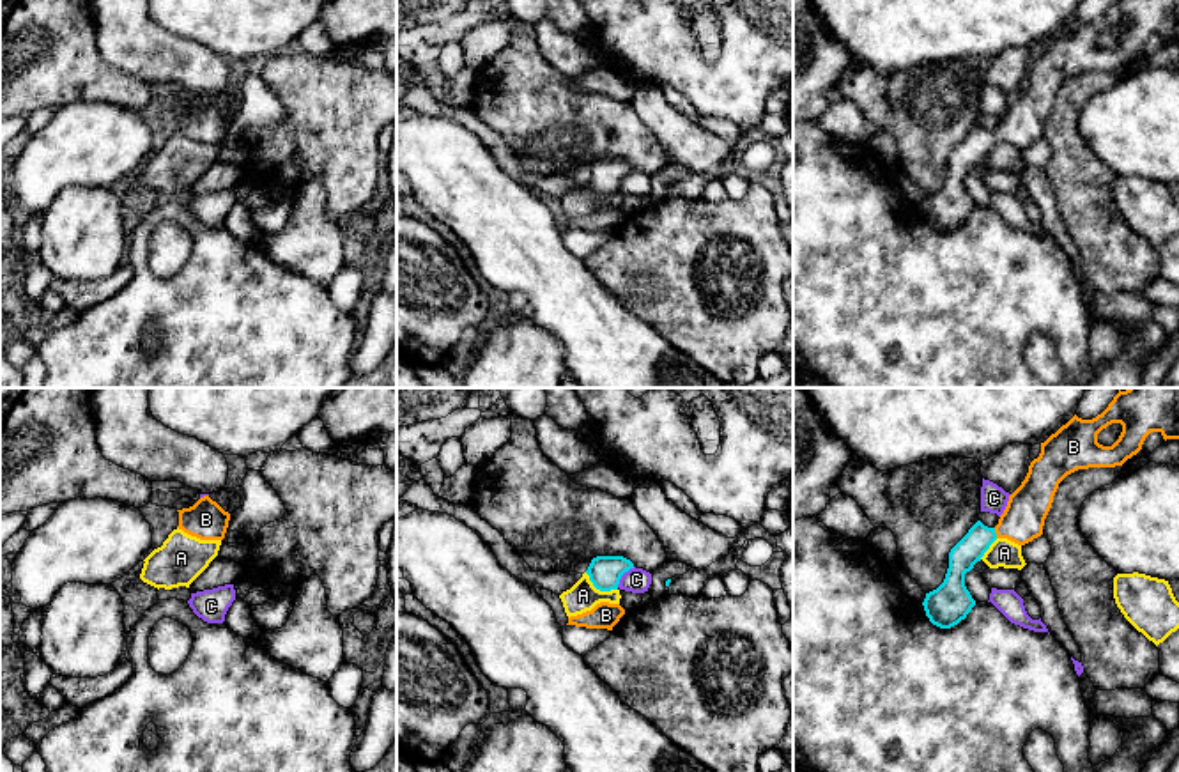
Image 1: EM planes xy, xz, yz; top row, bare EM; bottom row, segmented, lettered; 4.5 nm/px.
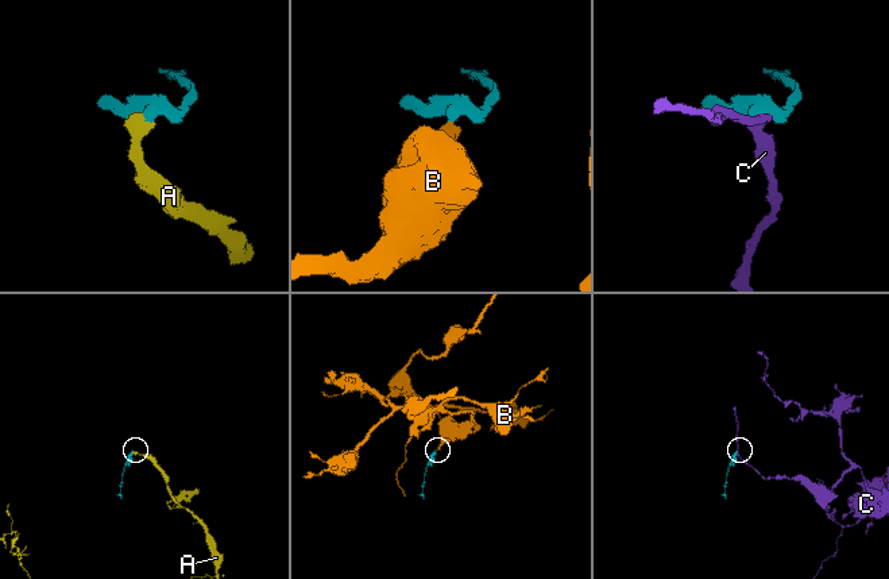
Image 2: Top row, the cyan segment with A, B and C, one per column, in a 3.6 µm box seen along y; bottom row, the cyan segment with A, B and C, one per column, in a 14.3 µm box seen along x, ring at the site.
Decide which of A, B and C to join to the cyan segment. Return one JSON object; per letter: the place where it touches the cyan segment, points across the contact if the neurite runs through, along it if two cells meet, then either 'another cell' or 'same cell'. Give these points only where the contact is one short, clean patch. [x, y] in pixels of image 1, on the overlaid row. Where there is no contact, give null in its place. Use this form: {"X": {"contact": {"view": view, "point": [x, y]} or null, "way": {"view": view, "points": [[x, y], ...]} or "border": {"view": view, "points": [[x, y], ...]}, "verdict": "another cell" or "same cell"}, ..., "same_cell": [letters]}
{"A": {"contact": {"view": "xz", "point": [599, 588]}, "border": {"view": "xz", "points": [[585, 572], [597, 588], [616, 590]]}, "verdict": "another cell"}, "B": {"contact": {"view": "yz", "point": [995, 533]}, "way": {"view": "yz", "points": [[962, 558], [983, 537], [995, 533], [1022, 521]]}, "verdict": "same cell"}, "C": {"contact": {"view": "xz", "point": [622, 574]}, "border": {"view": "xz", "points": [[634, 567], [622, 576], [616, 586]]}, "verdict": "another cell"}, "same_cell": ["B"]}

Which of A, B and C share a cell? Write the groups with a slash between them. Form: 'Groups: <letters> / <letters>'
Groups: A / B / C

